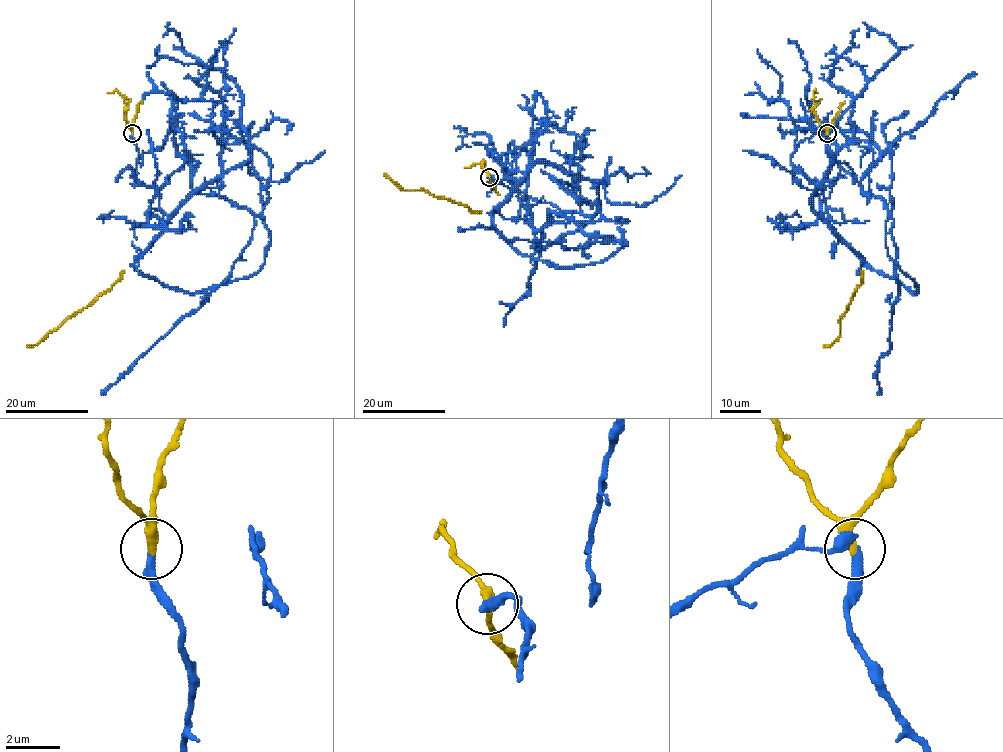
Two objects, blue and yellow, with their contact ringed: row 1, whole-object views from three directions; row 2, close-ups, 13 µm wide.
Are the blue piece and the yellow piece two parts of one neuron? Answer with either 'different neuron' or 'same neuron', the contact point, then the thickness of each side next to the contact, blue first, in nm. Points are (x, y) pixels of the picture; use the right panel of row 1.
same neuron; at (827, 133); 320 nm thick on the blue side, 280 nm on the other

